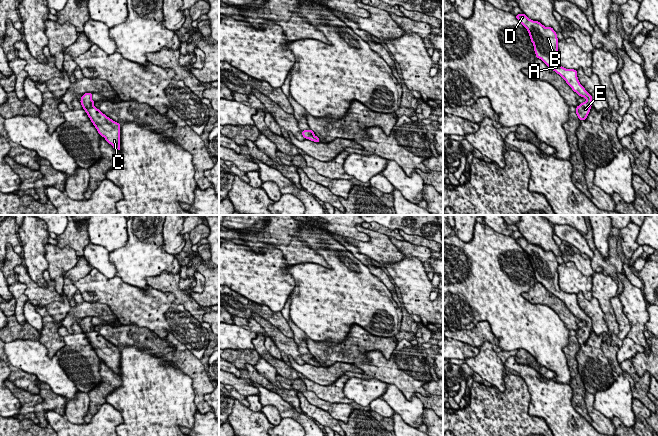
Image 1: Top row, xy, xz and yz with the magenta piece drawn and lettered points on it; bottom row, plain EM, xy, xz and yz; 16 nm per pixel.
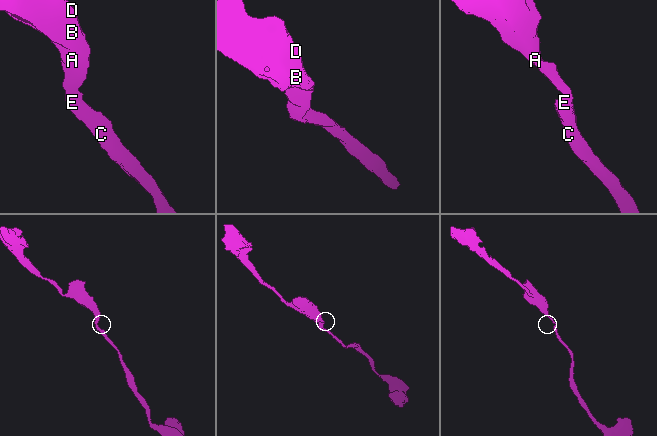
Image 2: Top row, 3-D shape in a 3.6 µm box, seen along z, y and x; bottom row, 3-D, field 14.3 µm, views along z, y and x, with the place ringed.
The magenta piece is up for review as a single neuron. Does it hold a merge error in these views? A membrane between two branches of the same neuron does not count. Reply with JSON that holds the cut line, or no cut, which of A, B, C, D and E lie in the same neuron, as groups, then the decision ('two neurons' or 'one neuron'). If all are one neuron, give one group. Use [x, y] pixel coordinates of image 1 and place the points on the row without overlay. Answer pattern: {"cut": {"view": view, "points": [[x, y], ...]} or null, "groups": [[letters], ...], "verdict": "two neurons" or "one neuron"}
{"cut": null, "groups": [["A", "B", "C", "D", "E"]], "verdict": "one neuron"}

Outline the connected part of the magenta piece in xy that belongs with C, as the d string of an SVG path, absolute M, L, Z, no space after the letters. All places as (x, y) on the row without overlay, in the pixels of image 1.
M85 317L81 321L81 329L91 346L97 353L100 360L113 370L114 373L120 375L120 348L113 345L99 333L94 330L94 326L91 322L92 317Z

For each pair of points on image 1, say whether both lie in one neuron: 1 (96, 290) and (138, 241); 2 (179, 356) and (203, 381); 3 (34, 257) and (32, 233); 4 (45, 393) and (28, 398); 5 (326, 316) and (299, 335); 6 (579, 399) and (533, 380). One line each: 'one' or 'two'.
1: two
2: one
3: one
4: two
5: two
6: two

